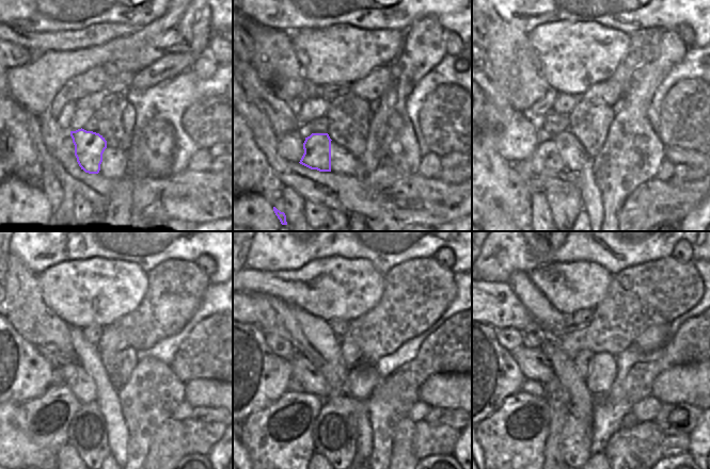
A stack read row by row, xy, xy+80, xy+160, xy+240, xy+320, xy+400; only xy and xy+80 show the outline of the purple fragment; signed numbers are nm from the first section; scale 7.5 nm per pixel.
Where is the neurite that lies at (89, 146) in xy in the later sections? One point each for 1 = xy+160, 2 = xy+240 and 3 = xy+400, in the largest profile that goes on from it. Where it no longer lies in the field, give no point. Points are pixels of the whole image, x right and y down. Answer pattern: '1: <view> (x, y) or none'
1: xy+160 (546, 161)
2: xy+240 (46, 419)
3: xy+400 (513, 439)

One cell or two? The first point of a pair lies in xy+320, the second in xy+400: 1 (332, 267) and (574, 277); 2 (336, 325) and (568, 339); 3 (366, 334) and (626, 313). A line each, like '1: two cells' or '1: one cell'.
1: one cell
2: two cells
3: one cell

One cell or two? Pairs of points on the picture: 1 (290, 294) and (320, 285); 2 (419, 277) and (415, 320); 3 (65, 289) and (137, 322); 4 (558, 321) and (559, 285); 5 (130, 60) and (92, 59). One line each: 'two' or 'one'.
1: one
2: one
3: two
4: two
5: one

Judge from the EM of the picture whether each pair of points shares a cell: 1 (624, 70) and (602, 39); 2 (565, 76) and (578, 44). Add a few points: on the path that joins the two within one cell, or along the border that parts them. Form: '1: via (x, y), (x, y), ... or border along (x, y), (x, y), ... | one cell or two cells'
1: border along (630, 41), (628, 52), (610, 77) | two cells
2: via (566, 68), (578, 51) | one cell

